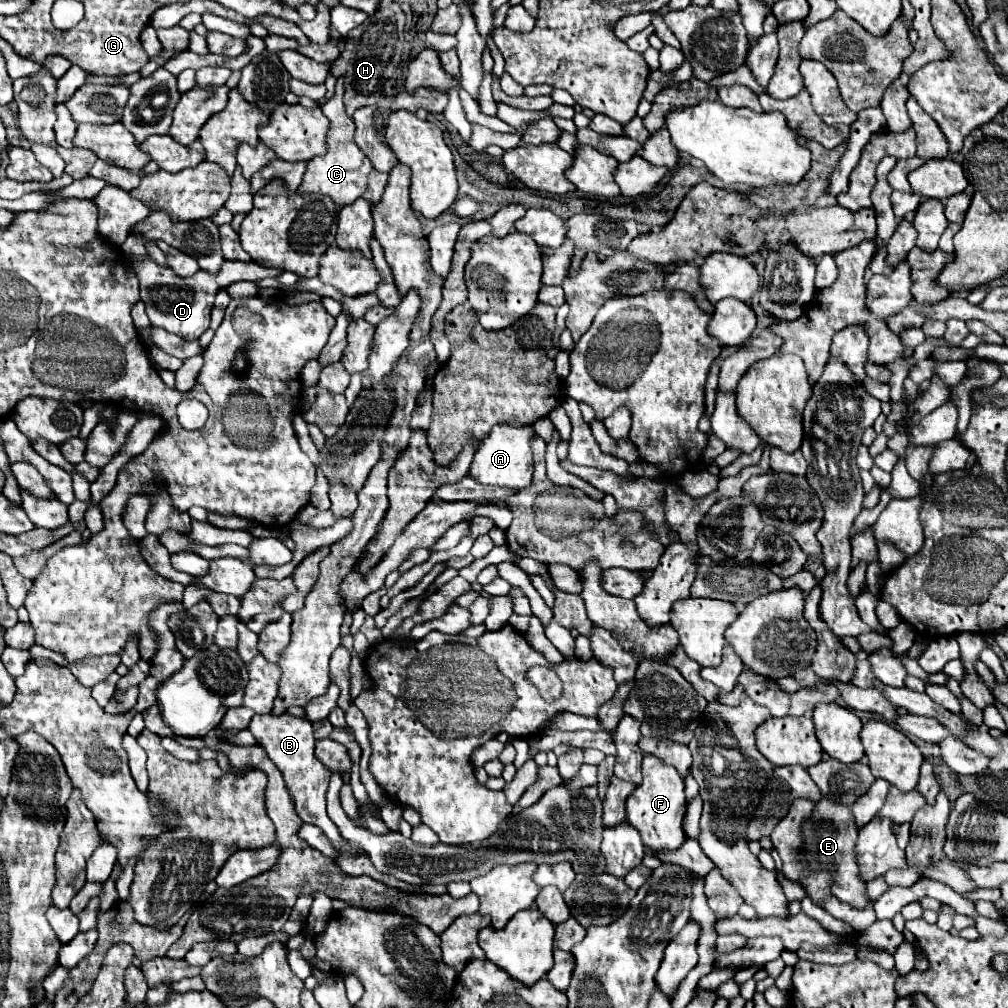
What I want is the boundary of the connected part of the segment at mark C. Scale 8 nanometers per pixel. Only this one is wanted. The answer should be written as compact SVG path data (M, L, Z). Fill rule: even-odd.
M337 79L335 95L321 107L321 111L329 119L327 153L323 157L311 159L311 163L307 163L307 171L303 175L303 183L297 189L297 193L299 195L315 193L315 195L321 195L321 197L331 197L335 205L345 207L345 205L353 203L355 199L359 199L367 191L367 175L369 175L369 171L373 167L371 167L371 161L363 155L363 151L359 151L359 147L353 141L355 123L345 113L345 105L343 105L343 79Z

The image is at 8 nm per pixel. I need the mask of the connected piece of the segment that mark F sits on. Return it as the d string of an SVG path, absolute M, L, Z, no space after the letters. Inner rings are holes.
M645 755L643 783L635 787L635 791L627 797L627 823L639 831L641 841L649 853L675 851L685 841L685 831L681 827L683 815L685 815L683 777L673 767L667 767L665 763L651 759L651 755Z

